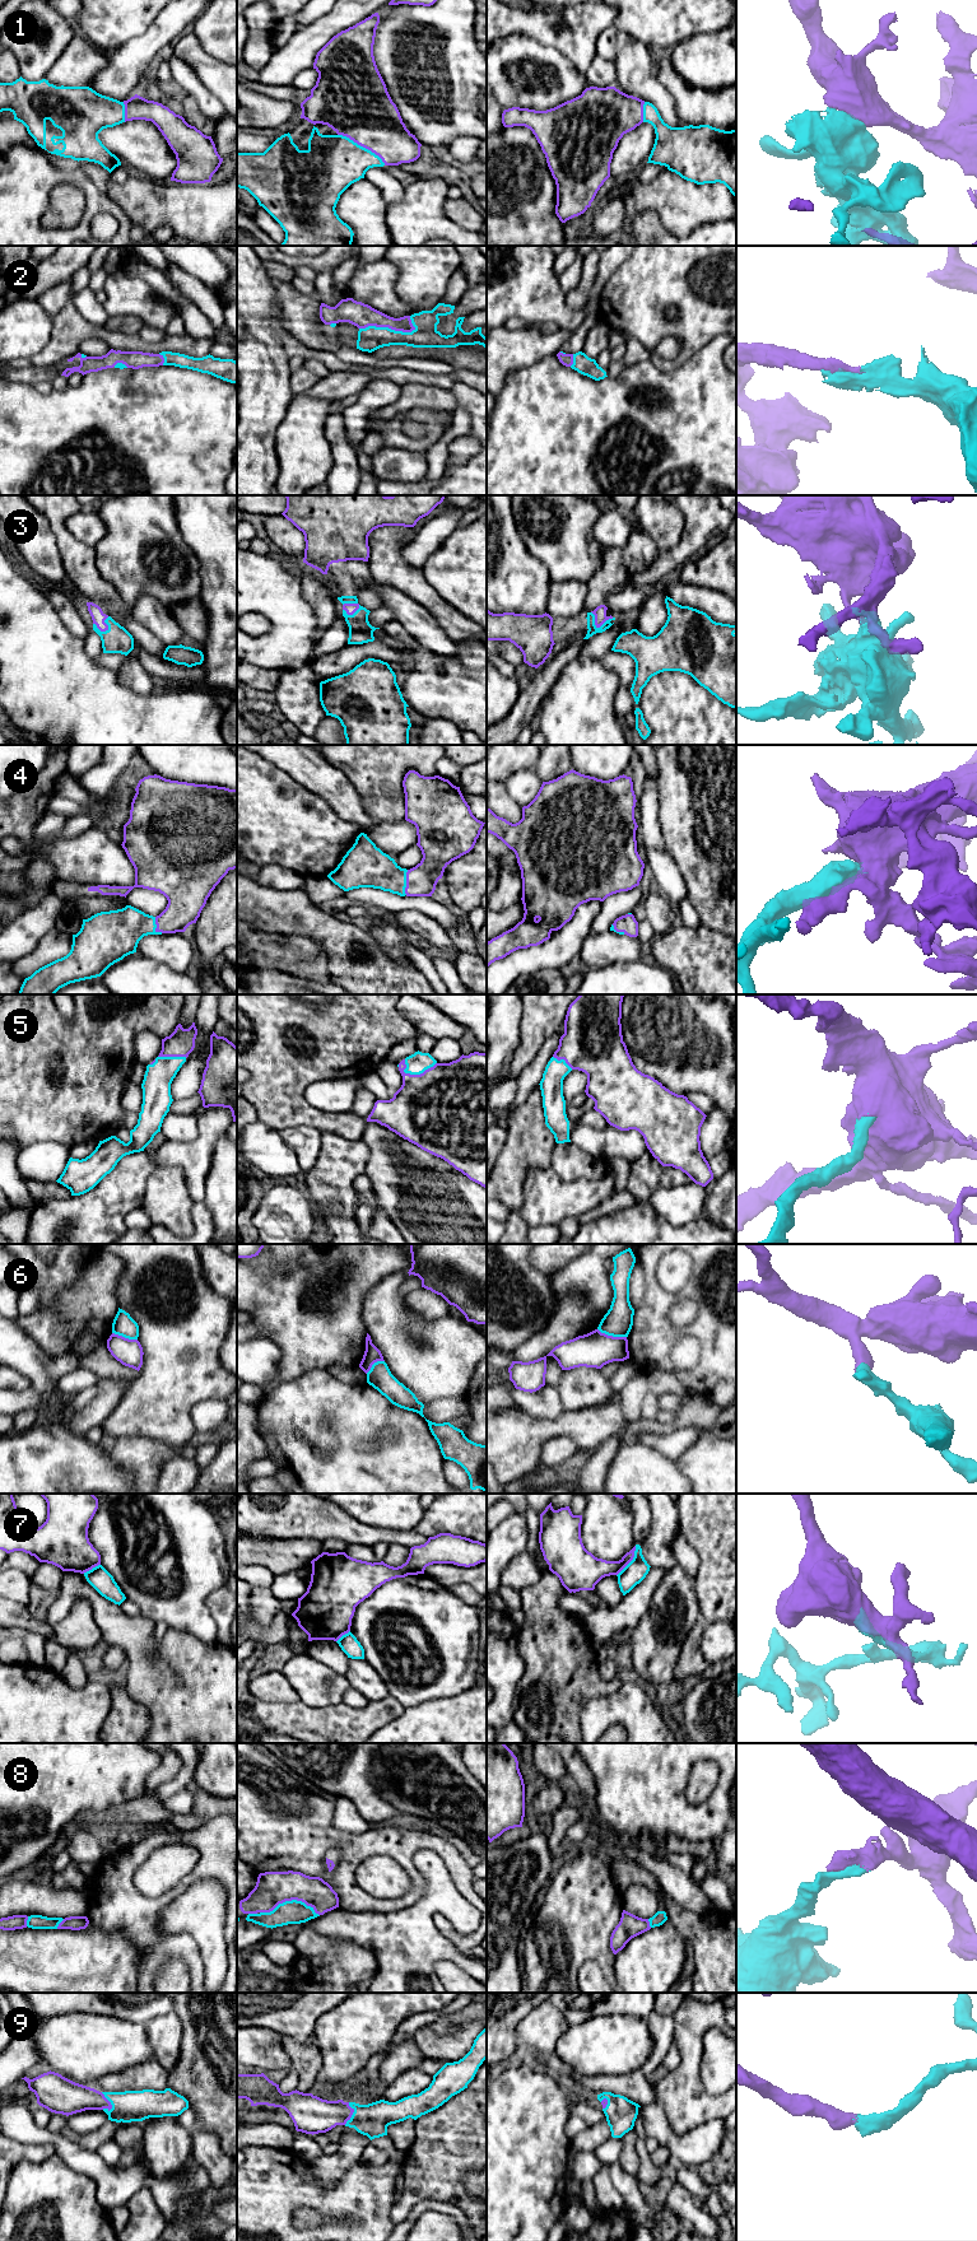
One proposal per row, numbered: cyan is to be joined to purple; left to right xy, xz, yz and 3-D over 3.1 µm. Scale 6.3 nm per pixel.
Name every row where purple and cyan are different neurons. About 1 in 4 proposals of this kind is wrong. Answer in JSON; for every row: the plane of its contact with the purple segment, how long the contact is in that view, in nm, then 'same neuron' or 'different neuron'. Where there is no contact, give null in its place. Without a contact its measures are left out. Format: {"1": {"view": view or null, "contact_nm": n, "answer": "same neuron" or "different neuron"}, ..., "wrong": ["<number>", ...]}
{"1": {"view": "xz", "contact_nm": 360, "answer": "same neuron"}, "2": {"view": "xz", "contact_nm": 360, "answer": "same neuron"}, "3": {"view": "xz", "contact_nm": 120, "answer": "same neuron"}, "4": {"view": "xz", "contact_nm": 160, "answer": "same neuron"}, "5": {"view": "xz", "contact_nm": 220, "answer": "same neuron"}, "6": {"view": "yz", "contact_nm": 190, "answer": "different neuron"}, "7": {"view": "yz", "contact_nm": 220, "answer": "different neuron"}, "8": {"view": "xz", "contact_nm": 380, "answer": "same neuron"}, "9": {"view": "xy", "contact_nm": 140, "answer": "same neuron"}, "wrong": ["6", "7"]}

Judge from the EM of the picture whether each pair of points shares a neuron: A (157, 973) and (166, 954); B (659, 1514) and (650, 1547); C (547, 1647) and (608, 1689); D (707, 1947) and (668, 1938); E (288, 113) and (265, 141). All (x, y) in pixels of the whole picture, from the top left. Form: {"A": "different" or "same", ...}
{"A": "different", "B": "same", "C": "same", "D": "different", "E": "different"}

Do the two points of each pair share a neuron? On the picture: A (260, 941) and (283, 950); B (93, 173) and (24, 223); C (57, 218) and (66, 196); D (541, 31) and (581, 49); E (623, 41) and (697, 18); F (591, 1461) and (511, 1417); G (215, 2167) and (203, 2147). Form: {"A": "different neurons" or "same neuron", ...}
{"A": "same neuron", "B": "different neurons", "C": "same neuron", "D": "same neuron", "E": "different neurons", "F": "different neurons", "G": "same neuron"}

